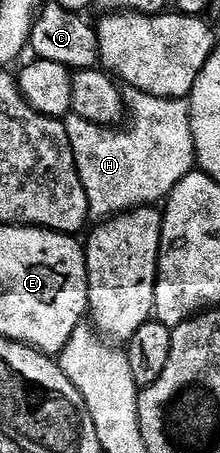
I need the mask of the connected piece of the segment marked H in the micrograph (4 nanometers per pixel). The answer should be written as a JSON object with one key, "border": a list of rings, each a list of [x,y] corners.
{"border":[[[128,89],[124,91],[124,101],[130,131],[99,127],[73,114],[64,119],[70,145],[74,145],[74,161],[86,189],[88,213],[96,221],[111,219],[135,207],[163,204],[178,181],[196,167],[194,133],[185,100],[163,99]]]}

